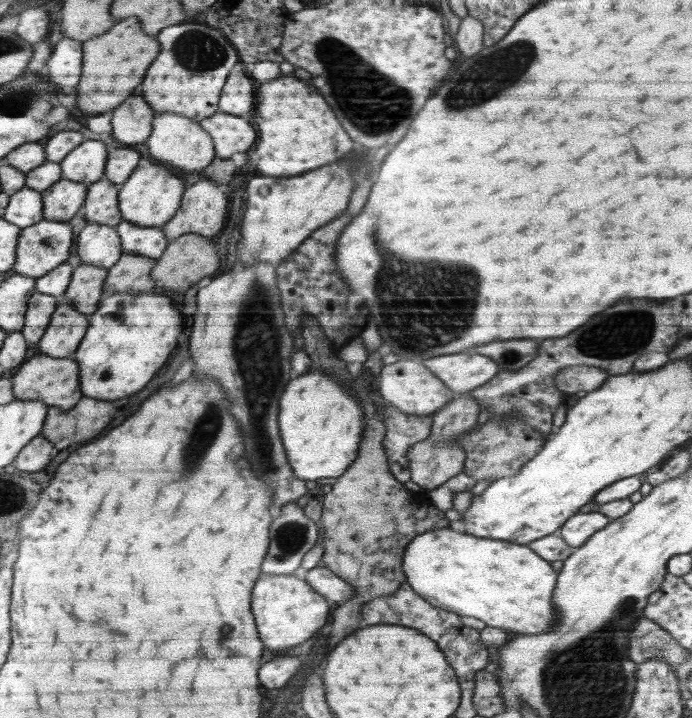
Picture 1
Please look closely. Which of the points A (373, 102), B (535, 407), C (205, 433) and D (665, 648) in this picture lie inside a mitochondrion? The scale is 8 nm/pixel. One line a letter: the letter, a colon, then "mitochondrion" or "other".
A: mitochondrion
B: other
C: mitochondrion
D: other

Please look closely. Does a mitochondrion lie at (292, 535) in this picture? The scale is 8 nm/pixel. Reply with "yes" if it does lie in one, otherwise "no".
yes

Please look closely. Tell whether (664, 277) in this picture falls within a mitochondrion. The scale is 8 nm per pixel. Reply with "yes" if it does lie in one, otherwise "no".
no

